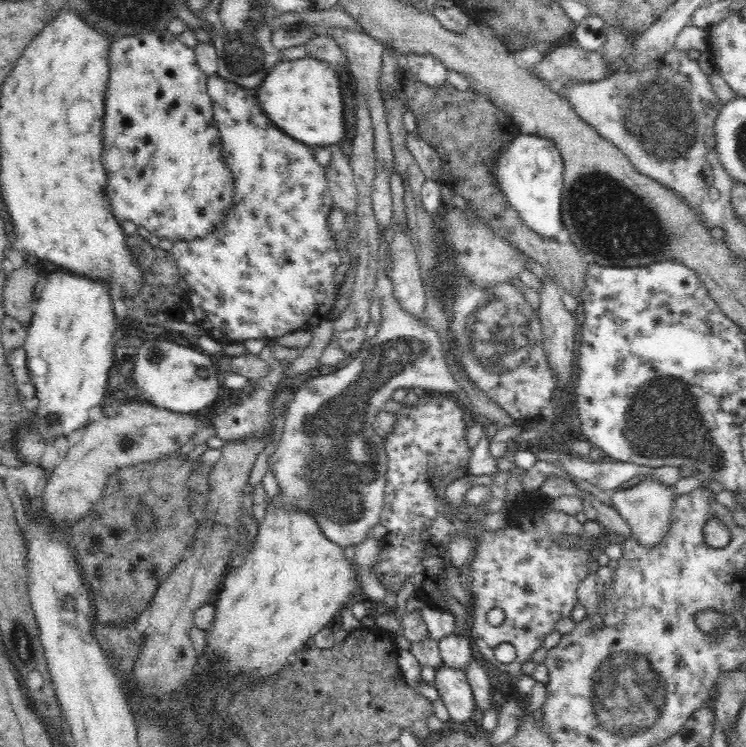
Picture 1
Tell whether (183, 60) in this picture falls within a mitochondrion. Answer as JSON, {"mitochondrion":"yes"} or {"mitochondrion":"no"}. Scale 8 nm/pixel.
{"mitochondrion":"no"}

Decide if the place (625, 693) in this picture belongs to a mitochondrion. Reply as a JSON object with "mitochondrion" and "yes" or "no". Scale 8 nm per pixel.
{"mitochondrion":"yes"}

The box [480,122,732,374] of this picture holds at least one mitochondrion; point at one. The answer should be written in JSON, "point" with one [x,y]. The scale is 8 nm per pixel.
{"point":[620,225]}

